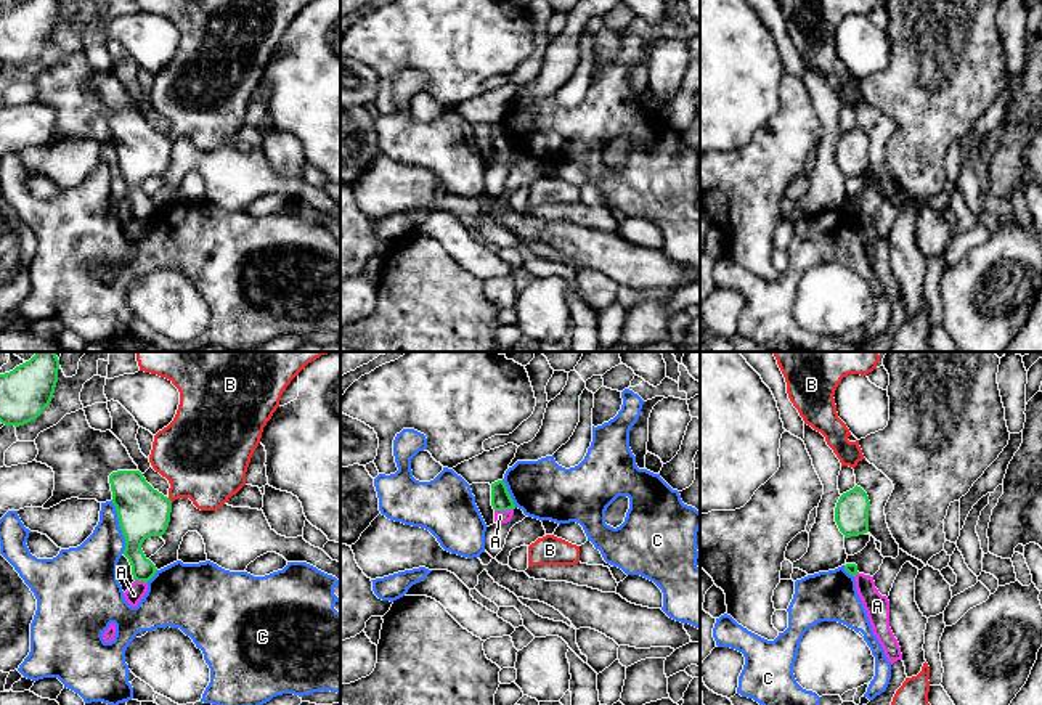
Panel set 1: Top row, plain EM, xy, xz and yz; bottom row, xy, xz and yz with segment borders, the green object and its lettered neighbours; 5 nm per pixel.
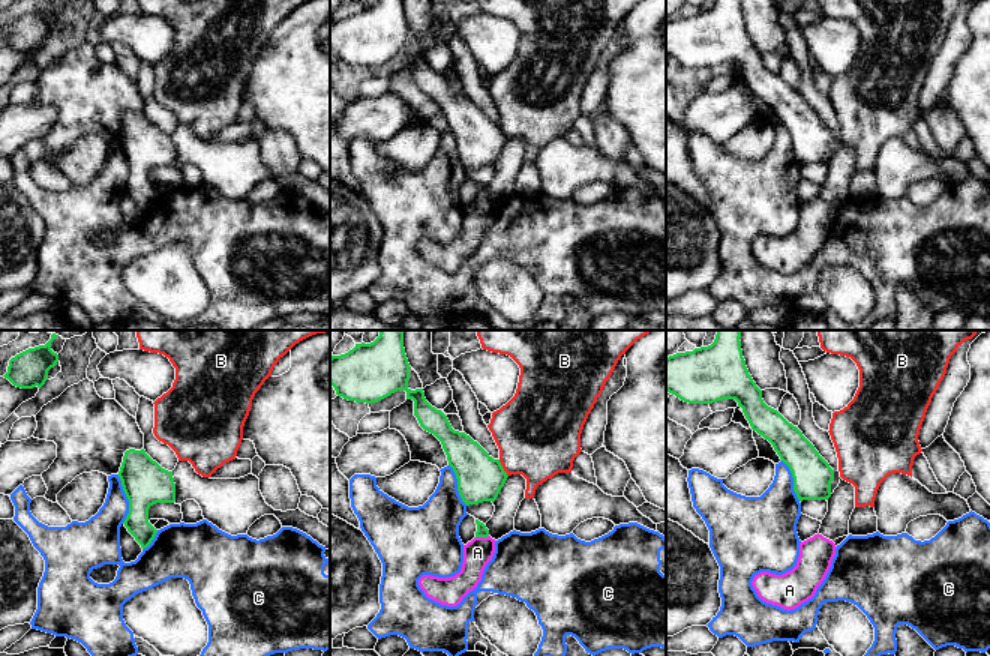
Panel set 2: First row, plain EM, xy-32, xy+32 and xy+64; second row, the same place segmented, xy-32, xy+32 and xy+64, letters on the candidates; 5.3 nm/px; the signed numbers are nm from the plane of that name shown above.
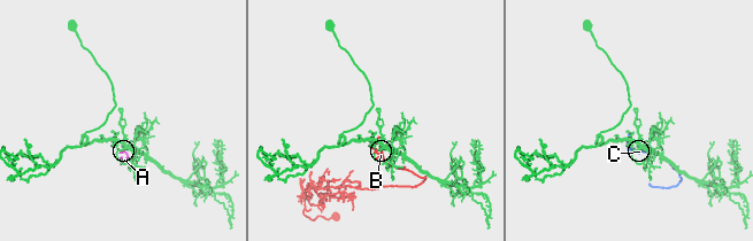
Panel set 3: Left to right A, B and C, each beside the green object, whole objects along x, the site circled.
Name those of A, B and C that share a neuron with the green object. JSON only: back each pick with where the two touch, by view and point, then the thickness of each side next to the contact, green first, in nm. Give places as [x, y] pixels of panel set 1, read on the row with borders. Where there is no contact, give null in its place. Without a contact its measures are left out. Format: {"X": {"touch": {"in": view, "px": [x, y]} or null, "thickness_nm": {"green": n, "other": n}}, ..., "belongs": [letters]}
{"belongs": []}

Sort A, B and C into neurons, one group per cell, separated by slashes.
A / B / C

